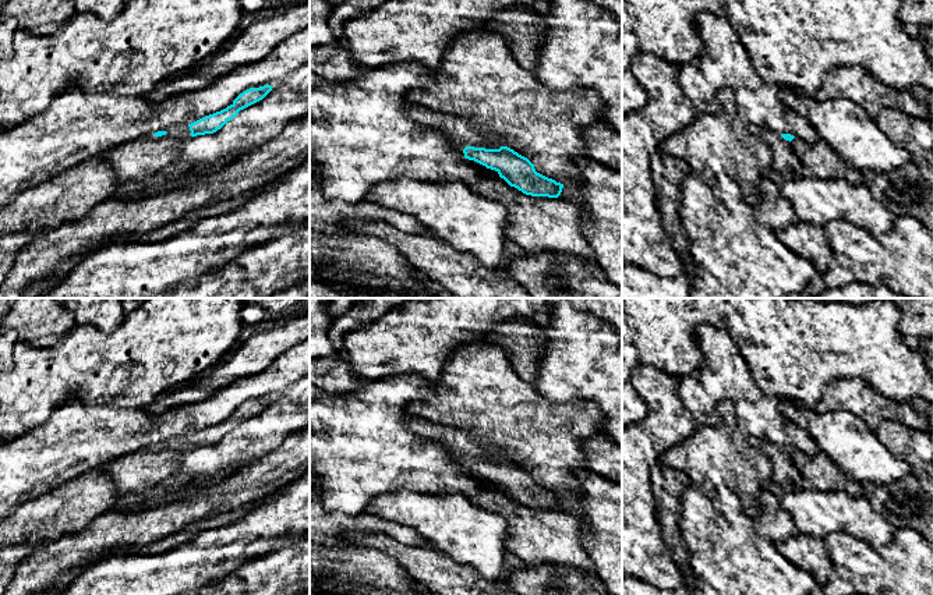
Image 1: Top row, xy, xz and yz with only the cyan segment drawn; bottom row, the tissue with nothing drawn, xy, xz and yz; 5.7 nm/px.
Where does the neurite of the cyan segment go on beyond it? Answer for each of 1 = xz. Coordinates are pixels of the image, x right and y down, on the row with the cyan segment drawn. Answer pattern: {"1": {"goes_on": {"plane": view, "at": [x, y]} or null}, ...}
{"1": {"goes_on": {"plane": "xz", "at": [462, 133]}}}

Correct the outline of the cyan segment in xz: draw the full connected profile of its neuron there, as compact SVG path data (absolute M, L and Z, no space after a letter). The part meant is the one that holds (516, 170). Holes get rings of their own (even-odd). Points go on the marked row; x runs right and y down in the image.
M410 106L406 116L430 130L435 130L459 146L464 157L495 170L510 187L526 195L558 198L563 184L536 171L534 164L508 146L485 149L485 138L464 118Z

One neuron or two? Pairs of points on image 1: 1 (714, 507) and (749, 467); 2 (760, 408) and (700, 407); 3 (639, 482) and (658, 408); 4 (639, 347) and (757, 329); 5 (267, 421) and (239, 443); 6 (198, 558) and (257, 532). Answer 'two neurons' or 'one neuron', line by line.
1: two neurons
2: one neuron
3: one neuron
4: one neuron
5: one neuron
6: one neuron

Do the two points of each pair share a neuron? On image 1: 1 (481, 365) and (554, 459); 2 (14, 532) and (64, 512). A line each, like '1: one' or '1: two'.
1: one
2: one

